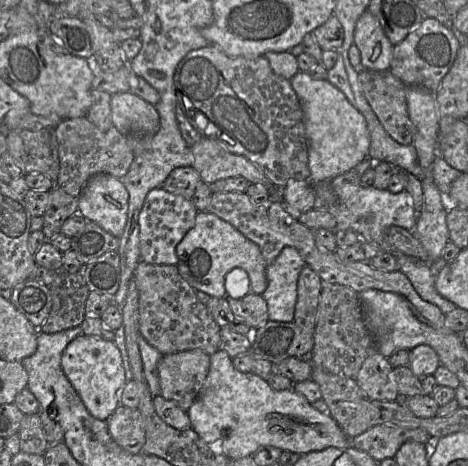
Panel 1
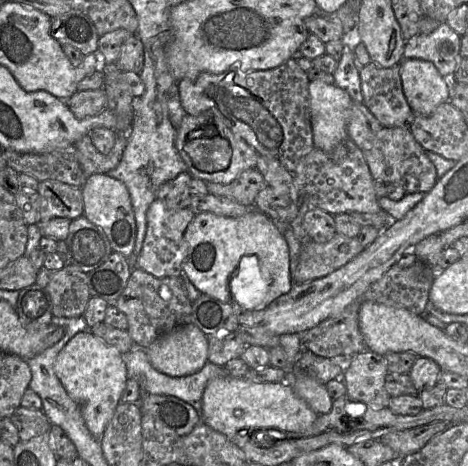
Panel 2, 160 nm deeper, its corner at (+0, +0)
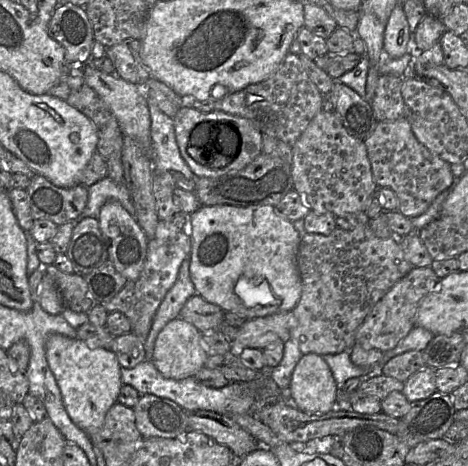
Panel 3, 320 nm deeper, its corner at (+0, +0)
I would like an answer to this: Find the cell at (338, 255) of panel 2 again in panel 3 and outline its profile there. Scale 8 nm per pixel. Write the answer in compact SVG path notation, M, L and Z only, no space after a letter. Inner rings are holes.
M365 225L354 230L337 227L329 235L307 232L301 239L298 268L302 279L302 295L292 311L294 326L290 331L290 339L298 345L303 355L351 353L350 350L355 345L356 331L365 317L392 286L414 268L404 256L400 237L402 236L391 235L389 238L379 238Z

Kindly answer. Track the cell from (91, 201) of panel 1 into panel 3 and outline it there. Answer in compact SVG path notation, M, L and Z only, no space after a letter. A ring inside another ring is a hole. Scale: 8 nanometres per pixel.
M108 201L100 209L99 228L107 242L108 260L129 281L136 281L147 253L147 237L118 201Z

